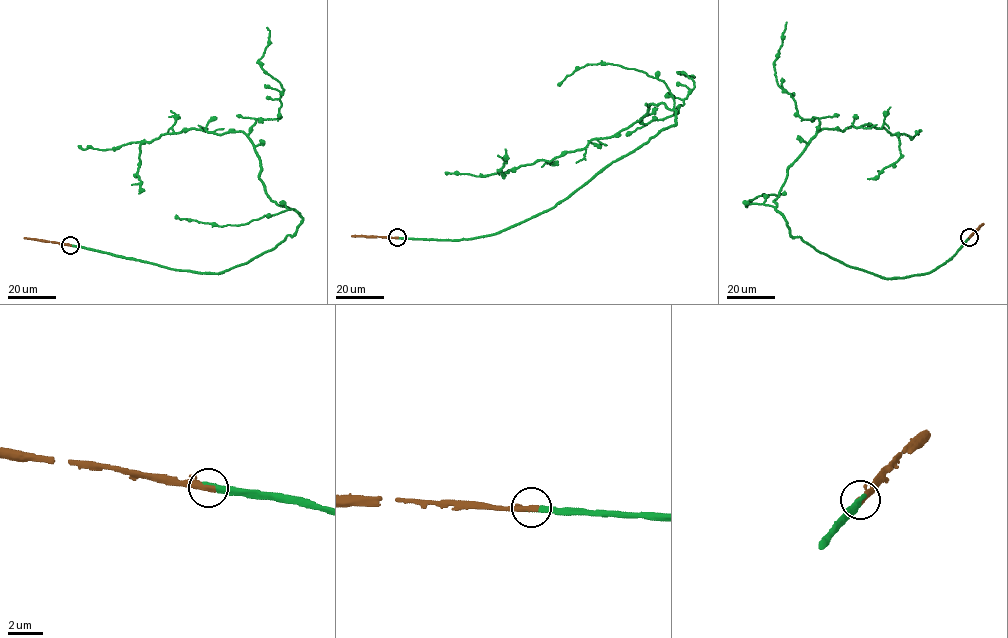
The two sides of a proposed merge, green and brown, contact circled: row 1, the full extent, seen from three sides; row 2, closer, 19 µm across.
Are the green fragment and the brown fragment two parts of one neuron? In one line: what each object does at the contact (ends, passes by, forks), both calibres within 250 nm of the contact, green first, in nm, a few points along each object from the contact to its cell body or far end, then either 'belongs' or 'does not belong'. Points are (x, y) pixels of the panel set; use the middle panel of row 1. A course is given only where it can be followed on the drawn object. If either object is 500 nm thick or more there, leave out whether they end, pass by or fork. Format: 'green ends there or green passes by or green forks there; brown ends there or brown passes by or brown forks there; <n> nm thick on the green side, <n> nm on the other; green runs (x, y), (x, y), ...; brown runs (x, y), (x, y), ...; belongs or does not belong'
green ends there; brown ends there; 320 nm thick on the green side, 400 nm on the other; green runs (397, 238), (459, 240), (516, 225), (674, 125), (676, 112), (646, 103), (612, 136), (550, 161), (445, 173); brown runs (397, 238), (352, 235); belongs

